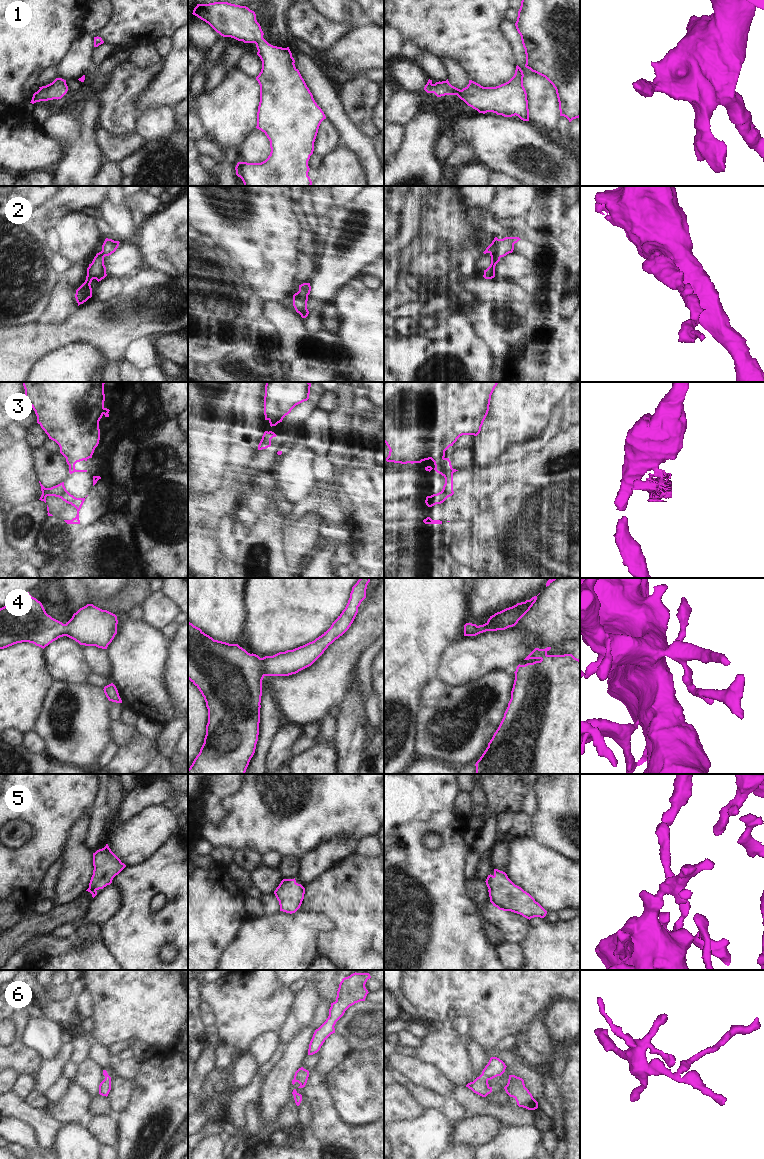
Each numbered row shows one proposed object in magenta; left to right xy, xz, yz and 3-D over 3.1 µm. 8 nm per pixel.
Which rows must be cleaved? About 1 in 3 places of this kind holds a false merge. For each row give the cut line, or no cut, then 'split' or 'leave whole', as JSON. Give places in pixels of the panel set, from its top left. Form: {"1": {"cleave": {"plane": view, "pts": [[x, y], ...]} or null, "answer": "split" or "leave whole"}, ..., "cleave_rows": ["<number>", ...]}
{"1": {"cleave": null, "answer": "leave whole"}, "2": {"cleave": null, "answer": "leave whole"}, "3": {"cleave": {"plane": "xz", "pts": [[264, 432], [264, 437], [270, 440]]}, "answer": "split"}, "4": {"cleave": null, "answer": "leave whole"}, "5": {"cleave": null, "answer": "leave whole"}, "6": {"cleave": null, "answer": "leave whole"}, "cleave_rows": ["3"]}

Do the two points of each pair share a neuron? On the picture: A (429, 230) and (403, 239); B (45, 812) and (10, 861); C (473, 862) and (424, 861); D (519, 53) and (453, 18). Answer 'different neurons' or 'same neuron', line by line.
A: different neurons
B: same neuron
C: different neurons
D: different neurons

